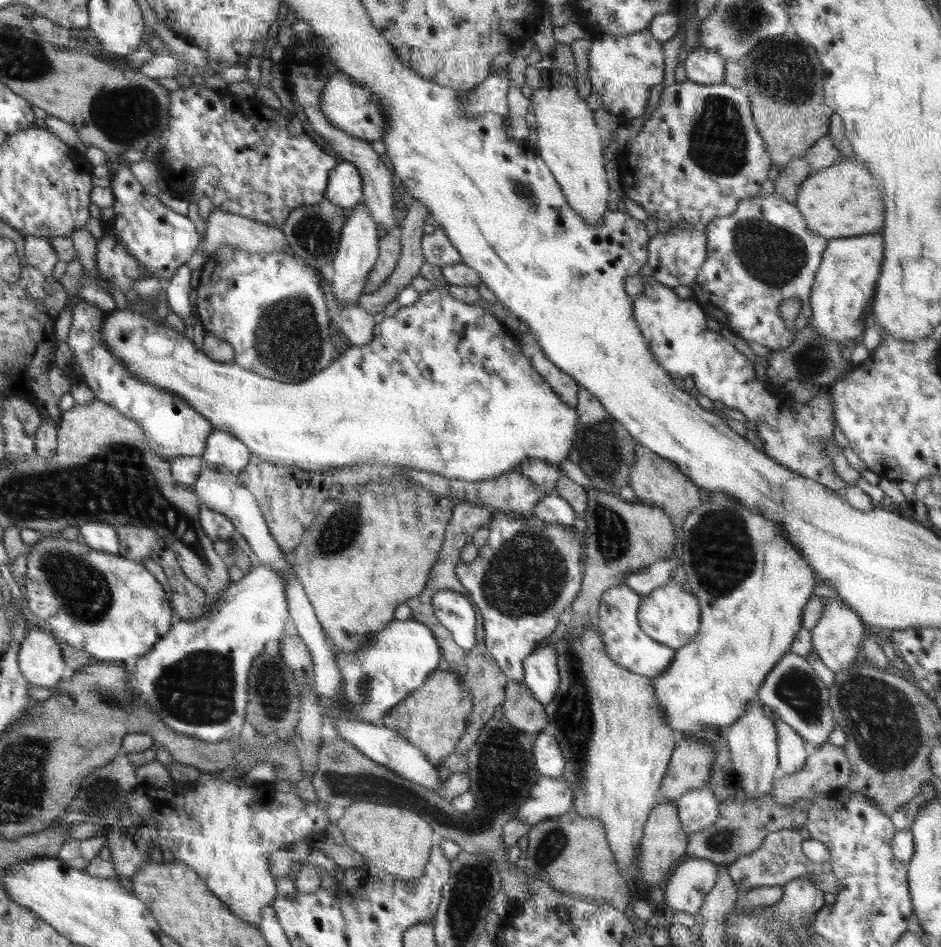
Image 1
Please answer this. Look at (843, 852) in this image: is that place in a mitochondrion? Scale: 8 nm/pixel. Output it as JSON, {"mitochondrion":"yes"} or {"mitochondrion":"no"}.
{"mitochondrion":"no"}

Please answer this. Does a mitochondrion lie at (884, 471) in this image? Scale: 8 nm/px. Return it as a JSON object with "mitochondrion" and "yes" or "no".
{"mitochondrion":"no"}

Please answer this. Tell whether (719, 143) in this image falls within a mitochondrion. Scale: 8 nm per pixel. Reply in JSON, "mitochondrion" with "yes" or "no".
{"mitochondrion":"yes"}

